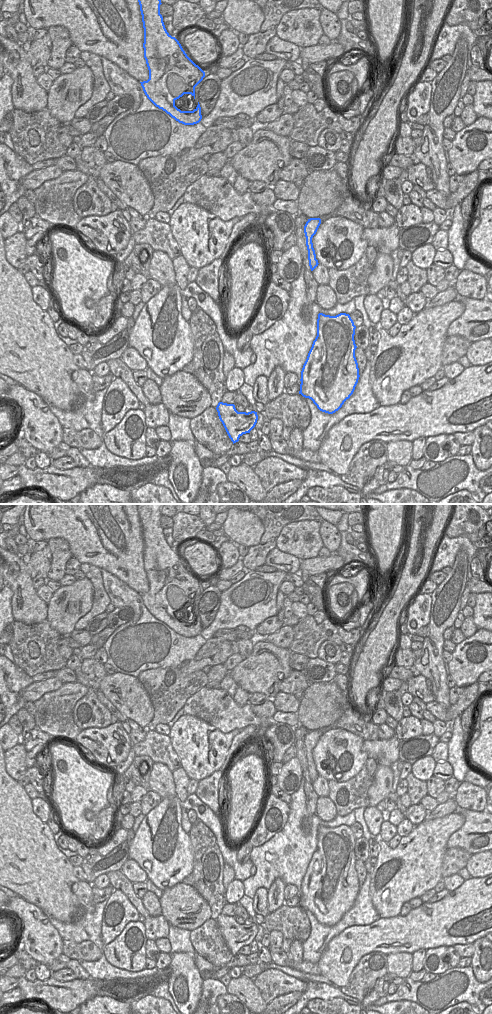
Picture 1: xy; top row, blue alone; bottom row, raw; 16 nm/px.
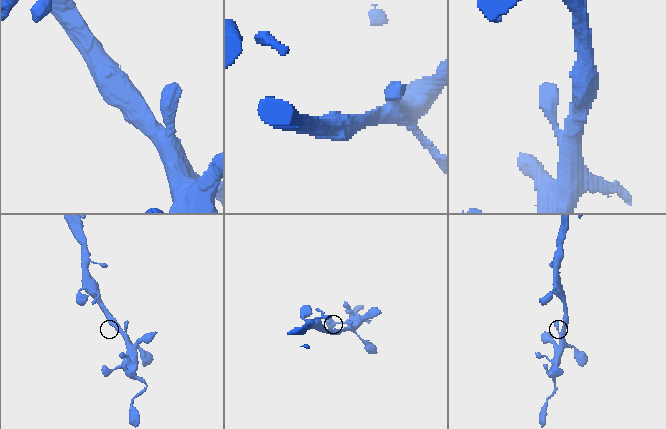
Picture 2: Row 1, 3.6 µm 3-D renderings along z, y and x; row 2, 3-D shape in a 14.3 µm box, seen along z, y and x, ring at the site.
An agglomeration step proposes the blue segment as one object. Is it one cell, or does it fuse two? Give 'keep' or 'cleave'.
keep

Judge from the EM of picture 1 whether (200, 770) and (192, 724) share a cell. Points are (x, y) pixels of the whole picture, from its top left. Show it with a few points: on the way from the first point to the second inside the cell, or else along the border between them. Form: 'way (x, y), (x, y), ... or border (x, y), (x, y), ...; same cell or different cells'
way (197, 759), (197, 747), (191, 740), (191, 735); same cell

